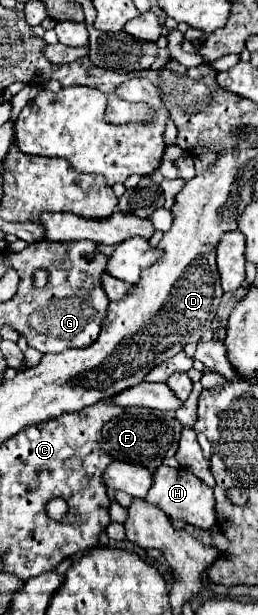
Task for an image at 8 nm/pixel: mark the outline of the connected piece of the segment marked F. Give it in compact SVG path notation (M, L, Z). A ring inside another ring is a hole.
M128 407L122 415L108 421L102 429L102 449L118 461L158 469L166 457L174 457L182 433L182 423L170 413L158 413L144 407Z

